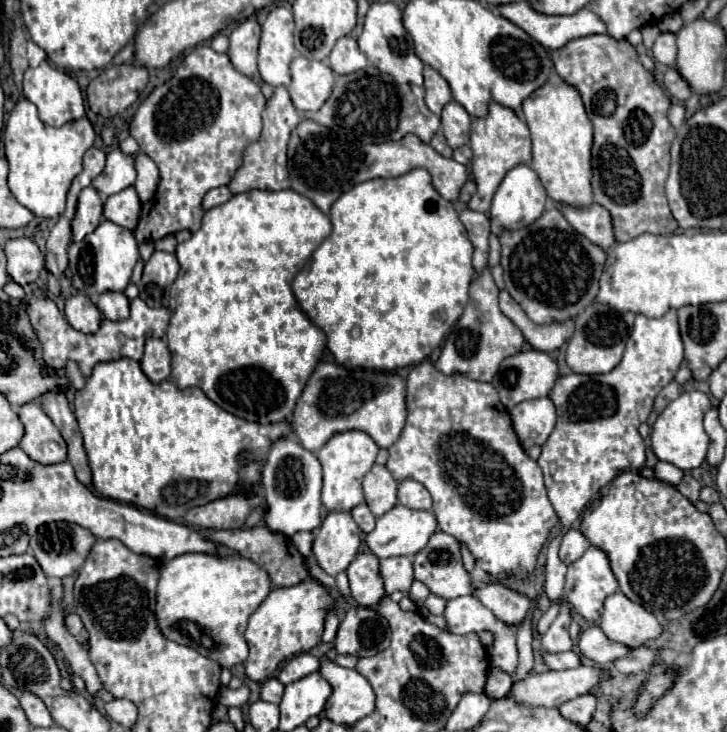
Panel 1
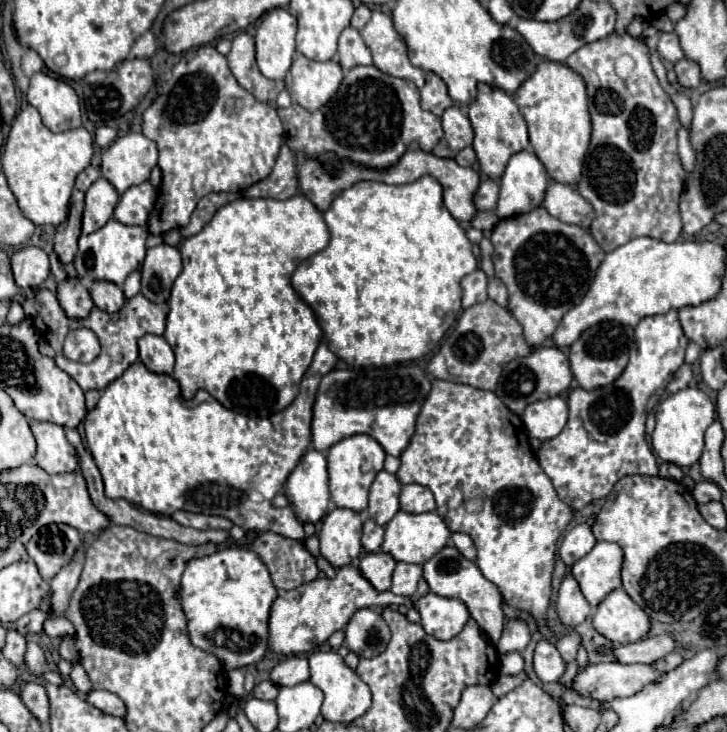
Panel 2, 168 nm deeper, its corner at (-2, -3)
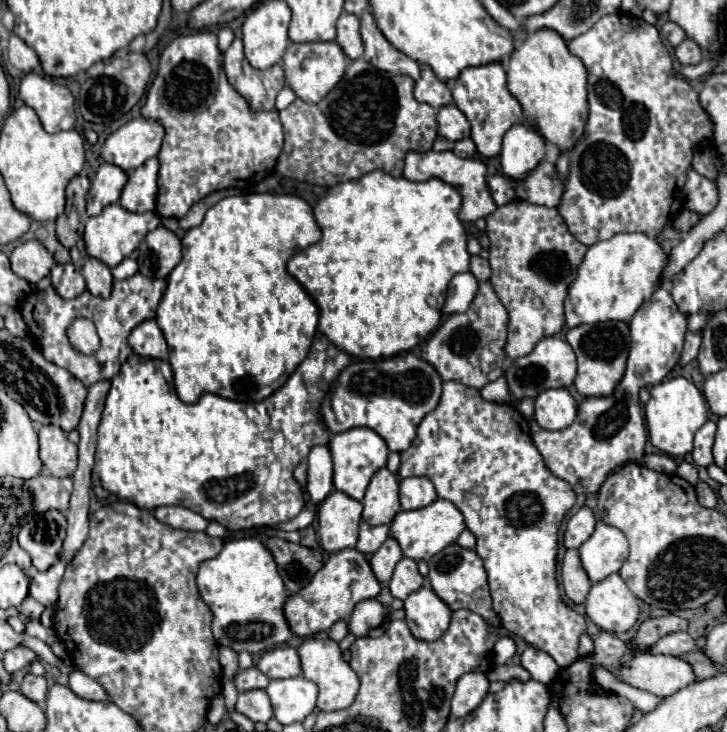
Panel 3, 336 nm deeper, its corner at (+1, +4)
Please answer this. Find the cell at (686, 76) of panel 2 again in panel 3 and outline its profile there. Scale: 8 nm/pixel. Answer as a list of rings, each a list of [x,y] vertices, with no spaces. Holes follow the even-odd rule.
[[[686,38],[678,48],[676,48],[676,56],[682,64],[698,64],[702,58],[704,58],[704,52],[702,48],[692,40],[692,38]]]

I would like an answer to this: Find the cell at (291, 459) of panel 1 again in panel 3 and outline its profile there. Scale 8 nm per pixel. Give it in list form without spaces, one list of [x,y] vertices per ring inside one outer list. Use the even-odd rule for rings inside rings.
[[[314,446],[308,456],[306,490],[314,504],[320,504],[332,492],[332,456],[328,446]]]

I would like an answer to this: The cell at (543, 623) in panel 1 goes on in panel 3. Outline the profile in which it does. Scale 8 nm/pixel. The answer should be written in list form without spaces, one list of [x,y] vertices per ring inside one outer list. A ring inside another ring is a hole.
[[[526,648],[520,656],[520,664],[522,664],[522,668],[526,668],[530,672],[530,676],[536,682],[550,682],[556,676],[556,672],[560,670],[550,654],[540,652],[536,648]]]

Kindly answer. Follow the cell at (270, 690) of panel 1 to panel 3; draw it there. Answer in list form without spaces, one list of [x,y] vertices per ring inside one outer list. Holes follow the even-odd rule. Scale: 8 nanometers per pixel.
[[[250,666],[246,670],[238,670],[238,674],[234,676],[234,684],[240,692],[246,692],[246,690],[254,690],[254,688],[266,688],[268,678],[256,666]]]

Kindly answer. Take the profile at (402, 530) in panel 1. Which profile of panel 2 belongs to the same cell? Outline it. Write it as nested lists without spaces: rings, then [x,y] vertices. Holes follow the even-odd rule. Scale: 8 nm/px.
[[[399,511],[387,523],[387,527],[385,527],[385,539],[383,539],[381,551],[389,553],[395,561],[405,561],[405,563],[417,563],[417,565],[421,565],[427,559],[431,559],[439,549],[443,549],[447,545],[449,535],[451,533],[449,533],[445,521],[435,511],[419,513],[419,515]]]

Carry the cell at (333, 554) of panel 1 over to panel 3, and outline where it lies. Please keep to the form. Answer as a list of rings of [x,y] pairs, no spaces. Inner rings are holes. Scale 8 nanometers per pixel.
[[[332,490],[318,506],[318,538],[326,552],[354,548],[358,524],[362,520],[362,502]]]

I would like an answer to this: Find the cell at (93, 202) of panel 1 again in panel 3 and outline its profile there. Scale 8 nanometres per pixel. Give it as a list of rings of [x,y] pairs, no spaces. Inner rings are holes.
[[[102,162],[88,192],[88,216],[96,216],[98,212],[102,212],[104,206],[118,202],[126,182],[128,174],[122,172],[122,168],[118,168],[116,164]]]

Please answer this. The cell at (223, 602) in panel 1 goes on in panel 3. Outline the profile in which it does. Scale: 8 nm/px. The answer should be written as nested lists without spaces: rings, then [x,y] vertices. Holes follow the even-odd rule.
[[[250,536],[226,542],[216,558],[200,566],[196,584],[202,600],[214,614],[212,632],[220,646],[254,654],[284,644],[294,636],[284,616],[284,604],[288,600],[286,586],[278,574],[272,552],[260,538]]]

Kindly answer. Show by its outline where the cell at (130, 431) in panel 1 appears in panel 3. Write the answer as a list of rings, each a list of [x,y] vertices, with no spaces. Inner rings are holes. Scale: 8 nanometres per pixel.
[[[316,334],[306,360],[292,372],[282,388],[272,392],[268,400],[261,402],[238,402],[216,394],[202,394],[196,404],[186,404],[178,398],[172,382],[172,370],[166,360],[152,360],[146,356],[130,354],[120,372],[112,378],[112,388],[106,398],[102,422],[98,426],[96,466],[104,490],[116,494],[120,500],[132,502],[142,510],[154,510],[158,506],[184,506],[198,512],[208,522],[218,522],[228,530],[242,530],[252,526],[272,526],[288,522],[304,508],[302,486],[294,480],[292,472],[300,460],[310,454],[316,444],[328,444],[330,432],[318,416],[318,408],[336,380],[338,372],[350,364],[350,356],[338,350],[324,334]],[[284,432],[284,450],[274,448],[274,434]],[[278,464],[280,482],[276,492],[266,492],[272,466]]]

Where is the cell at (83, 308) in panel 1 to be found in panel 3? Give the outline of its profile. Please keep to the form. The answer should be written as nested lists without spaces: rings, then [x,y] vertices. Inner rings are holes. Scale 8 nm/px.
[[[68,262],[68,264],[56,264],[52,268],[52,286],[62,298],[76,298],[86,290],[86,282],[82,276],[82,270]]]

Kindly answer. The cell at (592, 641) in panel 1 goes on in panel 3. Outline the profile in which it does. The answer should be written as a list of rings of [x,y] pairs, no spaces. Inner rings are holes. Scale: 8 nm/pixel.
[[[676,632],[670,636],[664,636],[656,646],[650,648],[650,654],[672,654],[672,656],[682,656],[688,652],[700,650],[694,644],[694,638],[688,632]]]

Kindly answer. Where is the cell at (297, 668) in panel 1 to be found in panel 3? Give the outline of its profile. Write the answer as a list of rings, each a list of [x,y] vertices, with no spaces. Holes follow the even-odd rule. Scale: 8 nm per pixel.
[[[278,646],[262,654],[258,670],[266,678],[294,678],[302,674],[298,652],[292,646]]]

